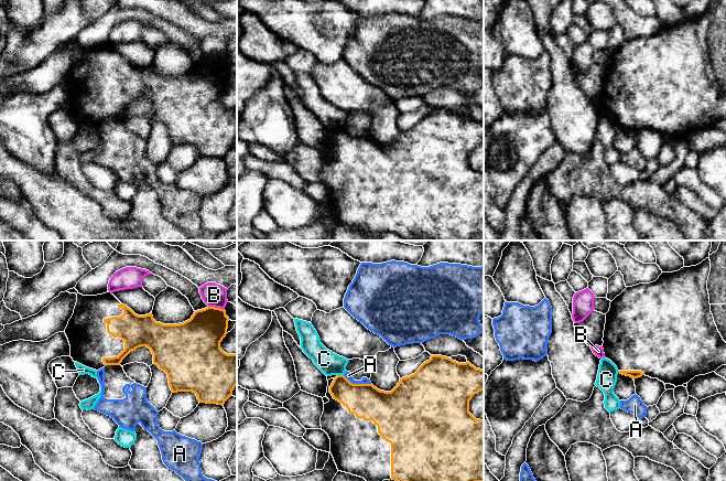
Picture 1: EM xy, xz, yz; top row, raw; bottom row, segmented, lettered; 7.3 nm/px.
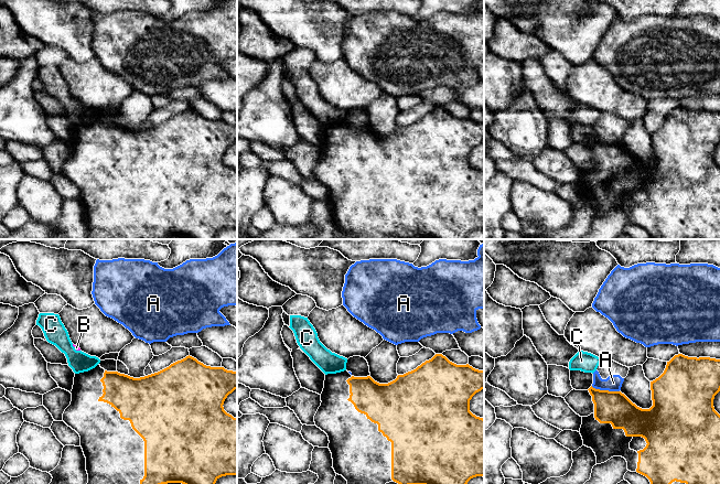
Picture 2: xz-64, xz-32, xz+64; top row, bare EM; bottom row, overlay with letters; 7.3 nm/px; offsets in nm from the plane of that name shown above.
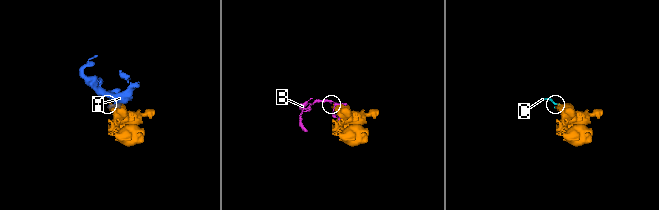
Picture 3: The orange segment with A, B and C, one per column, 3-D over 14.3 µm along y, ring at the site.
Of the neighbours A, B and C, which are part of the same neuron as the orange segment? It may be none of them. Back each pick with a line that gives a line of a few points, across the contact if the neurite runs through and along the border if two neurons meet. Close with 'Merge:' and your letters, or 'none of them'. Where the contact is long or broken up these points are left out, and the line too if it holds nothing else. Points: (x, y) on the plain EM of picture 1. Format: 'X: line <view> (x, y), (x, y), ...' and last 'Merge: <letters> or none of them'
Merge: none of them

